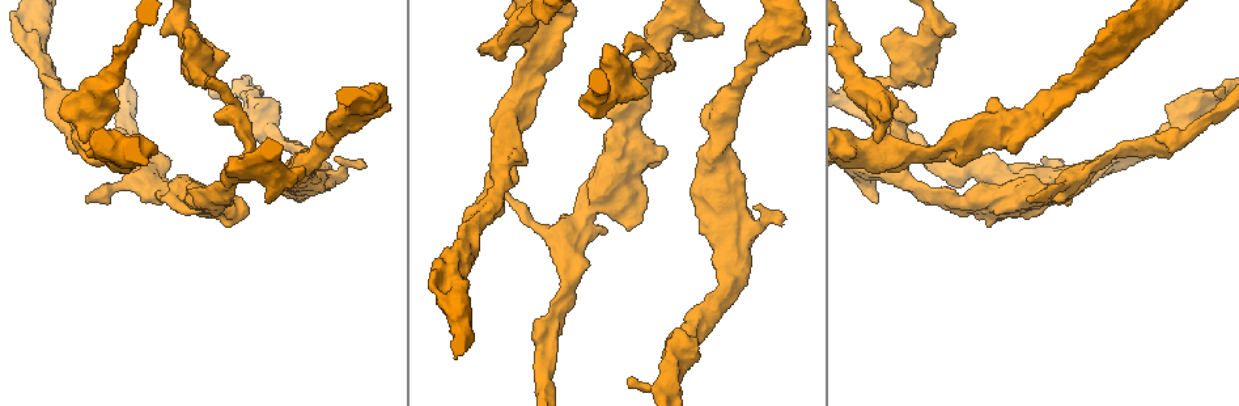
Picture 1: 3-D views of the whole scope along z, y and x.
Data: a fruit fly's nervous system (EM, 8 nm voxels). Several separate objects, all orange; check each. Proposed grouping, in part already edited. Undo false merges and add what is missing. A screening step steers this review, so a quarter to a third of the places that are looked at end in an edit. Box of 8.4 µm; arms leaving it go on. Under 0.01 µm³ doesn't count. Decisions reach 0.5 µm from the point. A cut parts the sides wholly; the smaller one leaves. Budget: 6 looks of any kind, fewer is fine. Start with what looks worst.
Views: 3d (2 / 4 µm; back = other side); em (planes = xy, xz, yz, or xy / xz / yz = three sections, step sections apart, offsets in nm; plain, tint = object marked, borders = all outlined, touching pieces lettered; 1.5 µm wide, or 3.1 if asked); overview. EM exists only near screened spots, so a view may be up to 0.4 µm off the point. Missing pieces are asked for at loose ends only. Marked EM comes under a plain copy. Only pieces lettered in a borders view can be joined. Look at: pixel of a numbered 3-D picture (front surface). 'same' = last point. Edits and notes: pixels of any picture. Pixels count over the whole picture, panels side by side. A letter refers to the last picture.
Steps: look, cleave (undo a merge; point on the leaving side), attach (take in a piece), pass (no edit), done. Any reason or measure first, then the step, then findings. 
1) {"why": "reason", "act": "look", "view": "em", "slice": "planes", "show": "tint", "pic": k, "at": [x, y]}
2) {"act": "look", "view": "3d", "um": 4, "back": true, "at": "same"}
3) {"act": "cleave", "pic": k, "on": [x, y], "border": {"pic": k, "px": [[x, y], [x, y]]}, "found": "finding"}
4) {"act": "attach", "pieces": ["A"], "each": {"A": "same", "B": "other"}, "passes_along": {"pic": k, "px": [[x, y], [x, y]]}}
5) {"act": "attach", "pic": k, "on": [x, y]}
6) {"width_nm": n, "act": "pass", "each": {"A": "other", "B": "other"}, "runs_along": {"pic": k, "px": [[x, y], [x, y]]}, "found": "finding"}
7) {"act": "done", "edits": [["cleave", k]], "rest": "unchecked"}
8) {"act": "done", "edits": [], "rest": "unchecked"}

{"why": "thick end", "act": "look", "view": "3d", "um": 4, "pic": 1, "at": [668, 152]}

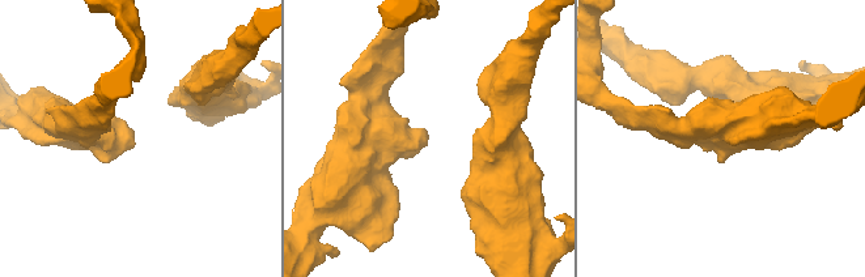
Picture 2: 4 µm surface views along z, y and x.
{"act": "look", "view": "em", "slice": "yz", "step": 4, "show": "tint", "pic": 2, "at": [133, 142]}

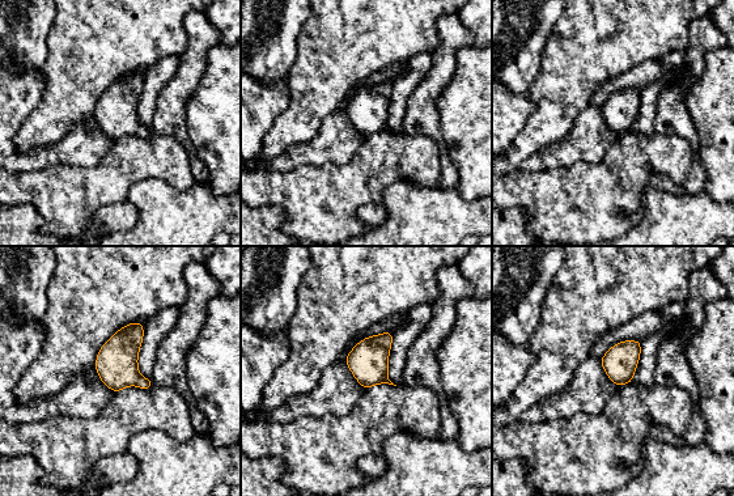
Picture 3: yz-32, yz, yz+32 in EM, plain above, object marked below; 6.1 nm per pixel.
{"act": "look", "view": "em", "slice": "planes", "show": "borders", "at": "same"}

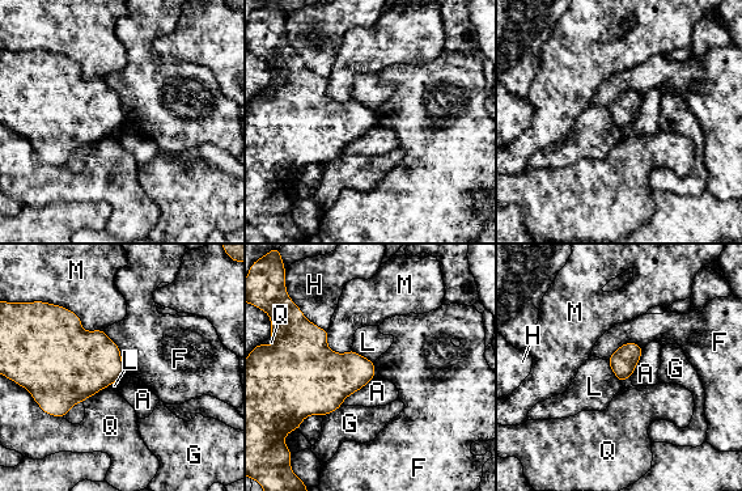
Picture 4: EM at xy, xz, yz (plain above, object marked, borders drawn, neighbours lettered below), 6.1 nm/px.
{"act": "pass", "each": {"A": "other", "F": "other", "G": "other", "H": "other", "L": "other", "M": "other", "Q": "other"}, "found": "no lettered piece goes on from it"}

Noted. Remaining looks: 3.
{"why": "free end", "act": "look", "view": "em", "slice": "xy", "step": 4, "show": "borders", "pic": 1, "at": [722, 24]}

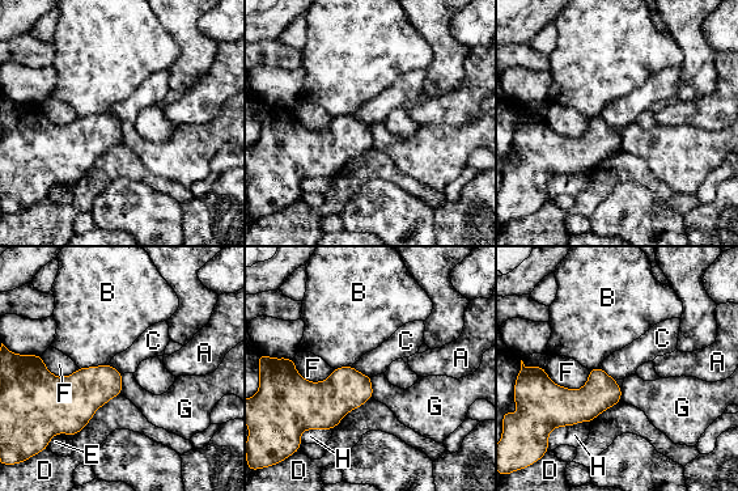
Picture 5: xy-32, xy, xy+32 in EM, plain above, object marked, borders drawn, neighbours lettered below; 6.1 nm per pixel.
{"act": "pass", "each": {"A": "other", "B": "other", "C": "other", "D": "other", "E": "other", "F": "other", "G": "other", "H": "other"}, "border": {"pic": 5, "px": [[370, 377], [373, 397]]}, "found": "none of them fits"}

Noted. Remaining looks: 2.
{"why": "an open end", "act": "look", "view": "3d", "um": 2, "pic": 1, "at": [1052, 164]}

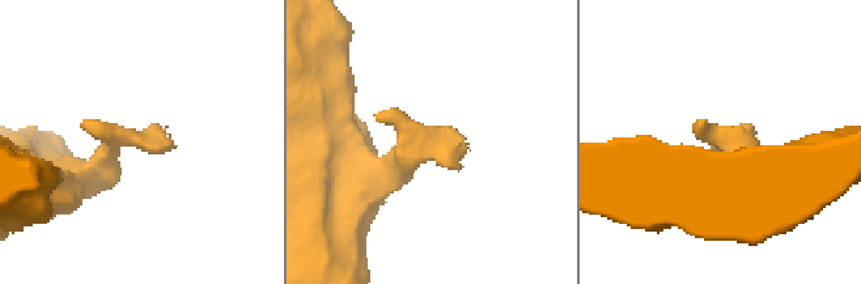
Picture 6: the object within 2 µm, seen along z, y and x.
{"act": "look", "view": "em", "slice": "planes", "show": "borders", "pic": 6, "at": [724, 144]}

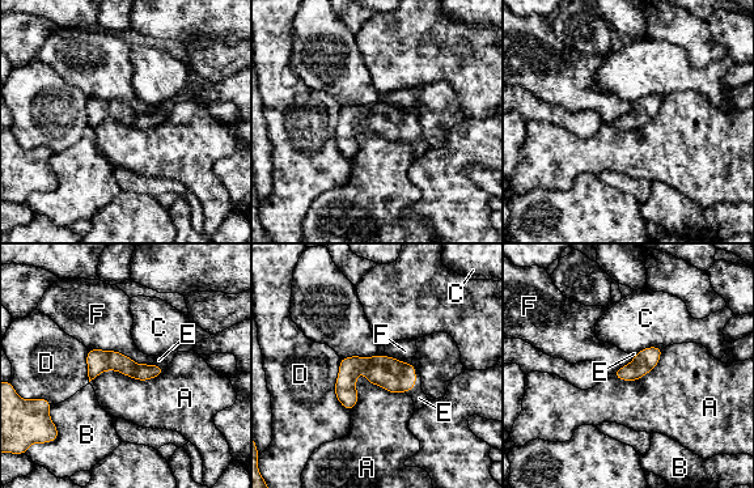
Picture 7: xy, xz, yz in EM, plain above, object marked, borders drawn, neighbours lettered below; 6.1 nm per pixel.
{"act": "attach", "pieces": ["E"], "each": {"A": "other", "B": "other", "C": "other", "D": "other", "E": "same", "F": "other"}, "passes_along": {"pic": 7, "px": [[389, 373], [415, 381], [419, 398]]}, "found": "it goes on there"}

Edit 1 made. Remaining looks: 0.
{"act": "done", "edits": [["attach", 7]], "rest": "unchecked"}

